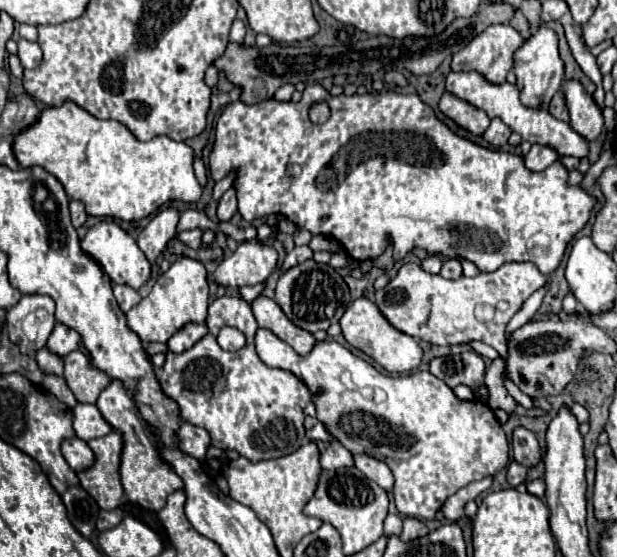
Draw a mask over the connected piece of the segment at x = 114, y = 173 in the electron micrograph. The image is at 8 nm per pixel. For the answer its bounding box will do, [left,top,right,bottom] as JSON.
[12,101,202,221]

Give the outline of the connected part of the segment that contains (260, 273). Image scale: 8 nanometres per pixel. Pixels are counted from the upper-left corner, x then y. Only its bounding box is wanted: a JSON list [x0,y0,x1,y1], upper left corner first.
[212,241,278,287]

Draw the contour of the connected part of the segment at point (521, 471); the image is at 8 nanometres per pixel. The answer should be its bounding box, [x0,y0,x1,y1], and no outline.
[508,461,528,487]

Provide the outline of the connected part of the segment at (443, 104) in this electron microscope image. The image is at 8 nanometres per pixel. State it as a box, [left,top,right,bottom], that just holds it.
[440,93,490,135]

